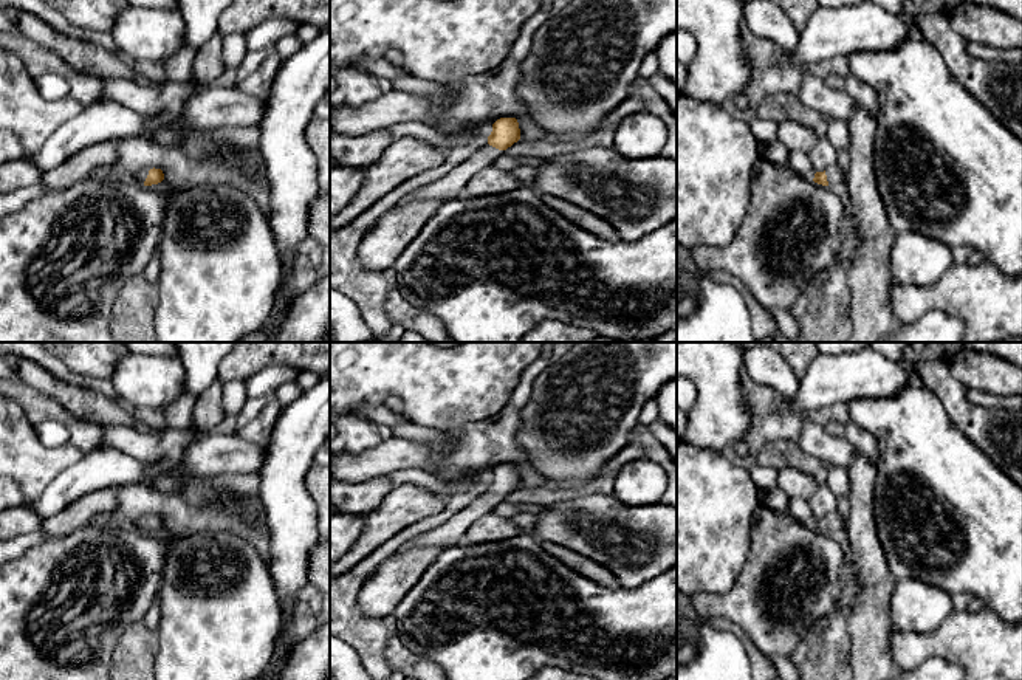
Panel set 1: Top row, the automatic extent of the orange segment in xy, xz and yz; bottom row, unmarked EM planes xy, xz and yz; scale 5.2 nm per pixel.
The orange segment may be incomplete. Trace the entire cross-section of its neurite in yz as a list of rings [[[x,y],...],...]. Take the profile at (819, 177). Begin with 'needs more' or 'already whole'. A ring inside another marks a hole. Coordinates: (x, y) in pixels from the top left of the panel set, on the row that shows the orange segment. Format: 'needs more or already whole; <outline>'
needs more; [[[833,164],[824,172],[816,172],[813,181],[822,186],[832,186],[838,183],[847,183],[847,177],[838,164]]]

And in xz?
needs more; [[[500,118],[492,124],[488,143],[475,150],[475,153],[451,170],[443,178],[407,194],[393,209],[403,208],[406,203],[424,198],[451,200],[461,197],[469,180],[483,167],[492,166],[502,150],[506,150],[520,139],[520,129],[516,118]]]

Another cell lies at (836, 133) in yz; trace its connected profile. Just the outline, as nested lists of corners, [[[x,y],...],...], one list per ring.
[[[827,118],[825,138],[832,143],[832,146],[838,152],[849,150],[850,136],[849,136],[849,127],[845,122]]]

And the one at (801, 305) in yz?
[[[838,252],[835,254],[835,260],[833,263],[818,273],[805,287],[805,290],[801,293],[801,296],[797,297],[797,301],[794,302],[793,308],[790,310],[790,314],[799,321],[802,318],[802,314],[807,311],[808,308],[808,302],[810,302],[810,297],[811,294],[828,279],[833,266],[836,265],[836,257],[838,257]]]

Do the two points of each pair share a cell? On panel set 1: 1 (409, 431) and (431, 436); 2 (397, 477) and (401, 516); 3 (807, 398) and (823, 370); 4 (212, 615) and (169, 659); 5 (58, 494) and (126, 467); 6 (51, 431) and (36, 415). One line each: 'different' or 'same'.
1: same
2: different
3: same
4: same
5: same
6: different

